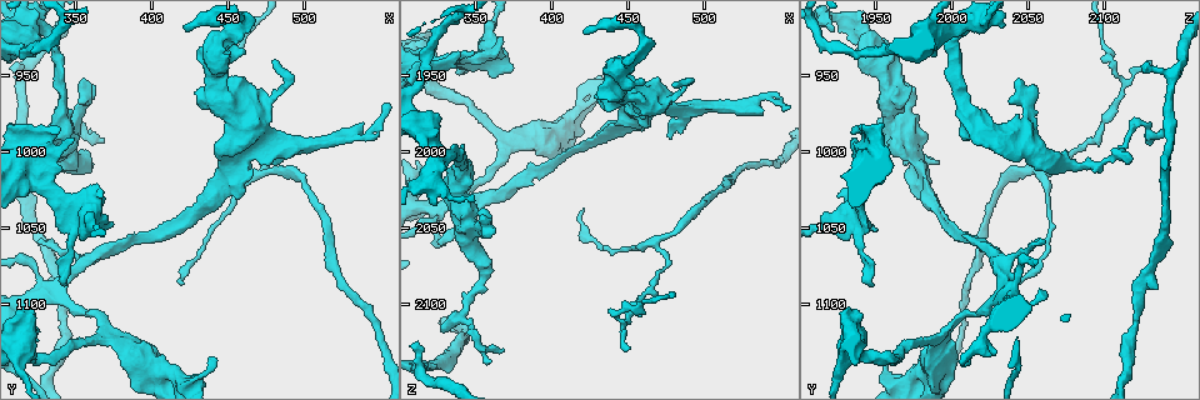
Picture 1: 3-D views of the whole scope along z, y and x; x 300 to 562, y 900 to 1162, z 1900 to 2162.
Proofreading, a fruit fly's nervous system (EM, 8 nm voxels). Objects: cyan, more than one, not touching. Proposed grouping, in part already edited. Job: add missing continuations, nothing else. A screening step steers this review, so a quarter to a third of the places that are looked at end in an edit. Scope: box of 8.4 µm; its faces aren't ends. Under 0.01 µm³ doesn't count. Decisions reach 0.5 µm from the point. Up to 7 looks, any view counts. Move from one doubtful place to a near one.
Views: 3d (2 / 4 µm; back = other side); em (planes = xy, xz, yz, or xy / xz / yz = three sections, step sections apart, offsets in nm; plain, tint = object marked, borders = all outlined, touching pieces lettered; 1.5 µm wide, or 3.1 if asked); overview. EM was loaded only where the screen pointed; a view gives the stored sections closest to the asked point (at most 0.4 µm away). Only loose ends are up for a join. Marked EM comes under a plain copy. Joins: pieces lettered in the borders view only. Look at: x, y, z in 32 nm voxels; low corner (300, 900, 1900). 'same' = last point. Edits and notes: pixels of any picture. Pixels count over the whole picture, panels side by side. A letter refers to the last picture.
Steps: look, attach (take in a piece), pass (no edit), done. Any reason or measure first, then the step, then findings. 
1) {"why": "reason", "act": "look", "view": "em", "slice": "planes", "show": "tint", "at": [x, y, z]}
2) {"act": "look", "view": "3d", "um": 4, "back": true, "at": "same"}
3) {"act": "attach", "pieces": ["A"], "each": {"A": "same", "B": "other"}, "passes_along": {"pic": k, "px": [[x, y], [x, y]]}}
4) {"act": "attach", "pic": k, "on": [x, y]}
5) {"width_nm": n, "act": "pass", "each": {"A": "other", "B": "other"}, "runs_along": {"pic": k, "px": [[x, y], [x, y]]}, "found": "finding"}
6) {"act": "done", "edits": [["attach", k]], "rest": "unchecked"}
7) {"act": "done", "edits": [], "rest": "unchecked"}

{"act": "look", "view": "em", "slice": "xy", "step": 8, "show": "borders", "at": [450, 942, 2130]}

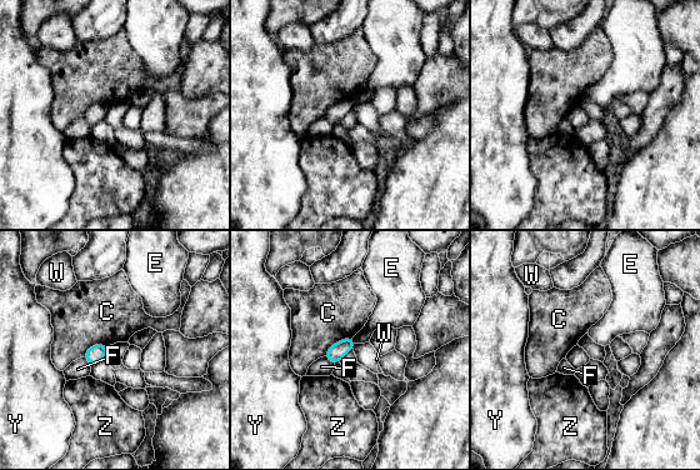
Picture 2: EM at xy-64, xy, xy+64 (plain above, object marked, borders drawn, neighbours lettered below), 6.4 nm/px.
{"width_nm": 110, "act": "pass", "each": {"C": "other", "E": "other", "F": "other", "W": "other", "Y": "other", "Z": "other"}, "border": {"pic": 2, "px": [[356, 344], [353, 349]]}, "found": "no lettered piece goes on from it"}

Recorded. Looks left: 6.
{"why": "an open end", "act": "look", "view": "em", "slice": "planes", "show": "borders", "at": [350, 994, 1936]}

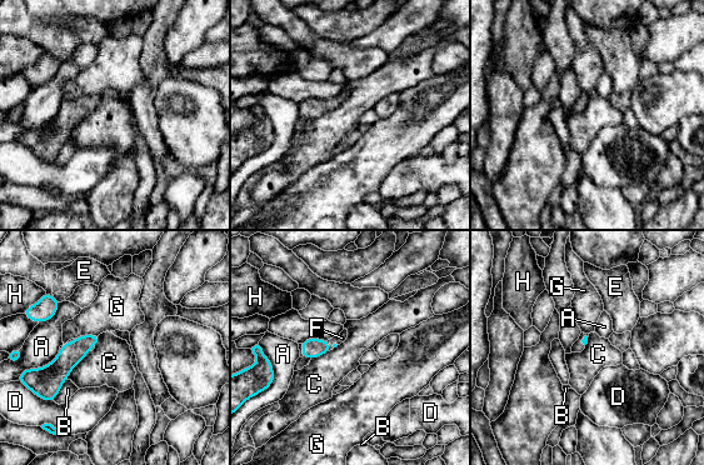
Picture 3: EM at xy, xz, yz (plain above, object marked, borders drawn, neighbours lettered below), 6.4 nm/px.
{"longest_contact_nm": ["A", 260], "act": "attach", "pieces": ["F"], "each": {"A": "other", "B": "other", "C": "other", "D": "other", "E": "other", "F": "same", "G": "other", "H": "other"}, "found": "the neuron continues"}

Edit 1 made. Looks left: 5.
{"why": "branch stops here", "act": "look", "view": "em", "slice": "xy", "step": 4, "show": "borders", "at": [422, 920, 1922]}

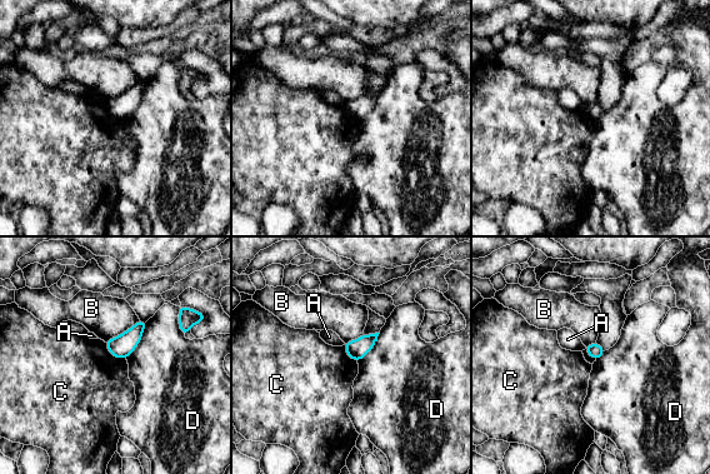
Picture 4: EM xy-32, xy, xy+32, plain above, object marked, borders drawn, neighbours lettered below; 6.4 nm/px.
{"why": "cut it another way", "act": "look", "view": "em", "slice": "planes", "show": "borders", "at": "same"}

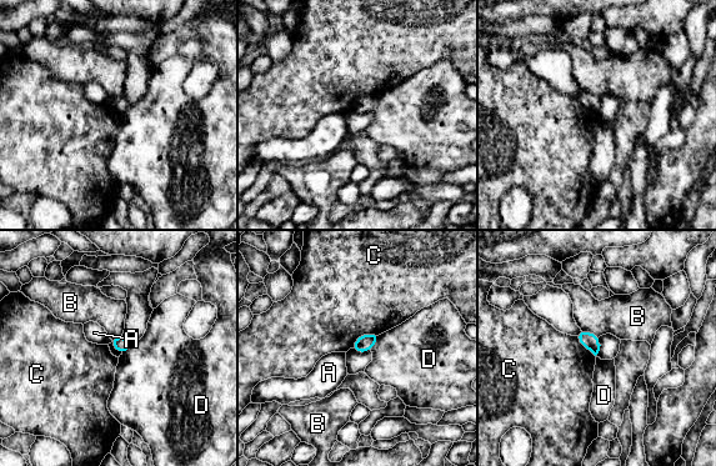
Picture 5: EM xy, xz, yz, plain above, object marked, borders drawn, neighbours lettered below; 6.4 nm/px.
{"act": "pass", "each": {"A": "other", "B": "other", "C": "other", "D": "other"}, "border": {"pic": 5, "px": [[380, 335], [370, 350]]}, "found": "no lettered piece goes on from it"}

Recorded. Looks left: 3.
{"act": "done", "edits": [["attach", 3]], "rest": "unchecked"}

